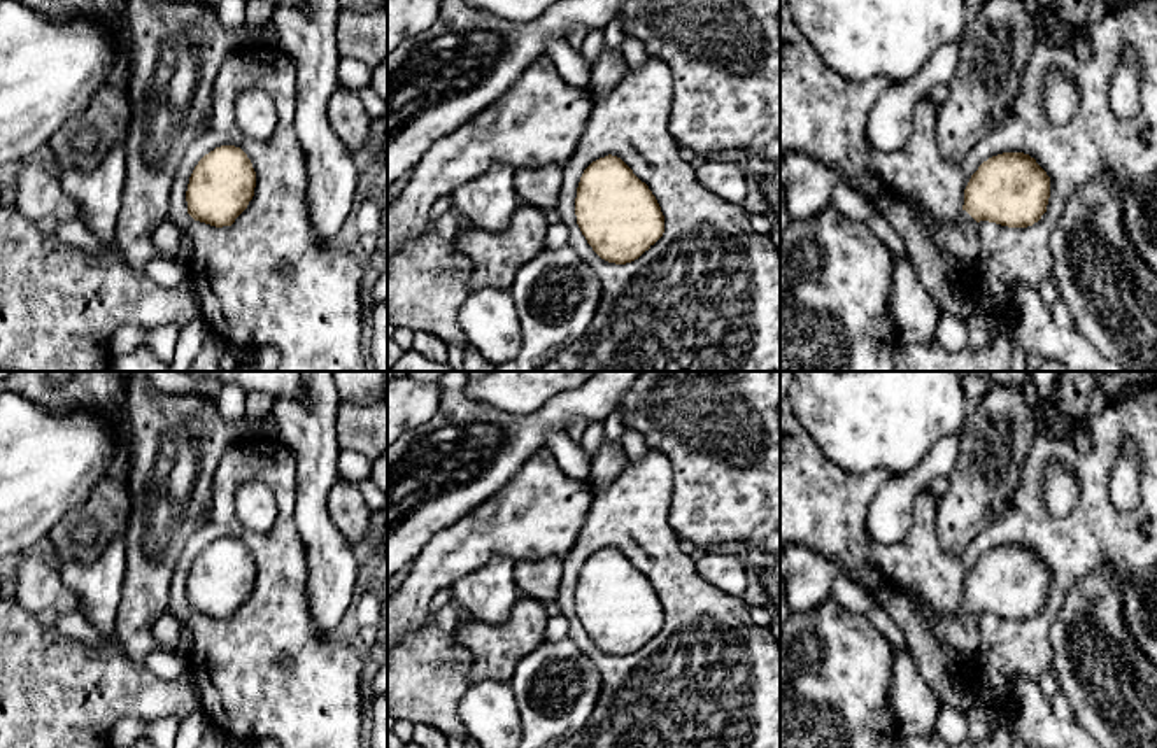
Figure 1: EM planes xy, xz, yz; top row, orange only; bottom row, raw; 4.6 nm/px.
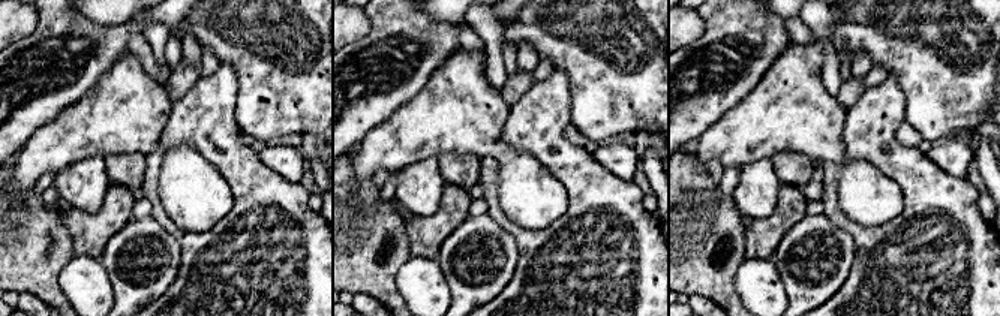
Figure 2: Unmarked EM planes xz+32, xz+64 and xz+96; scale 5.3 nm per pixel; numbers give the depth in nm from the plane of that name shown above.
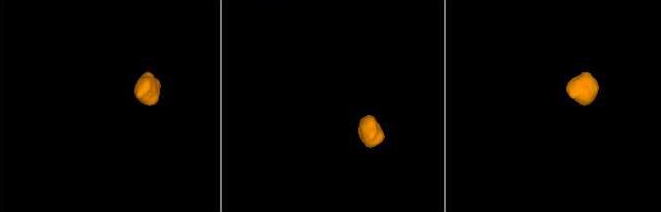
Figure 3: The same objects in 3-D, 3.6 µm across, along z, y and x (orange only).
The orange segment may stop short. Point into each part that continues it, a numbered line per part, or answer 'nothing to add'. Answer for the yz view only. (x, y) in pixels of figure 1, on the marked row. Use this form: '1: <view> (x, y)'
1: yz (958, 242)

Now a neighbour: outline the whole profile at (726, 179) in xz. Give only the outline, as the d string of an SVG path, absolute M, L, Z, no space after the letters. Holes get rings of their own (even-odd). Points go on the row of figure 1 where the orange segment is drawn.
M706 161L696 168L701 186L733 205L743 205L749 191L749 175L733 161Z

